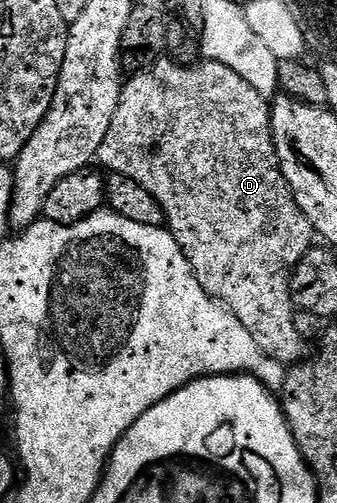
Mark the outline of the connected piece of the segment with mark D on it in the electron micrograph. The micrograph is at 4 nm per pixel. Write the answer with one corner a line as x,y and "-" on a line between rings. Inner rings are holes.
161,58
154,64
149,64
147,68
135,73
132,80
123,85
120,90
120,101
118,110
114,110
114,122
110,122
110,130
106,130
106,138
102,138
100,147
99,163
104,163
108,167
109,173
117,172
123,176
134,178
138,186
150,190
154,198
158,198
158,206
162,206
166,227
172,233
173,238
178,242
182,254
190,262
192,273
198,278
202,290
210,294
214,300
219,300
224,307
230,309
234,318
246,326
250,338
262,346
262,350
270,358
274,358
280,364
291,366
299,364
306,355
306,341
294,330
292,317
294,315
294,305
292,303
292,271
298,266
298,262
308,249
313,247
314,233
312,224
302,214
290,186
280,169
276,144
272,141
272,113
269,101
250,82
243,78
238,78
230,66
222,66
213,60
204,60
191,66
178,64
171,58

